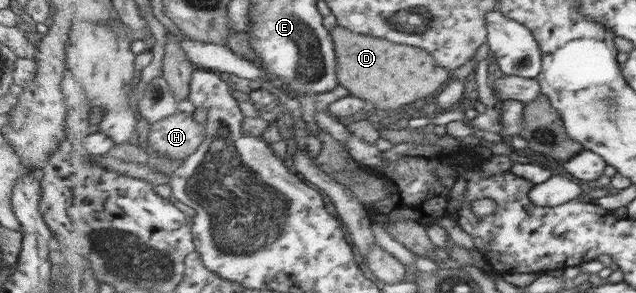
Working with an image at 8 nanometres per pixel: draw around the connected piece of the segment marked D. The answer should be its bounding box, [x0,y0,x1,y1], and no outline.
[330,25,452,109]

